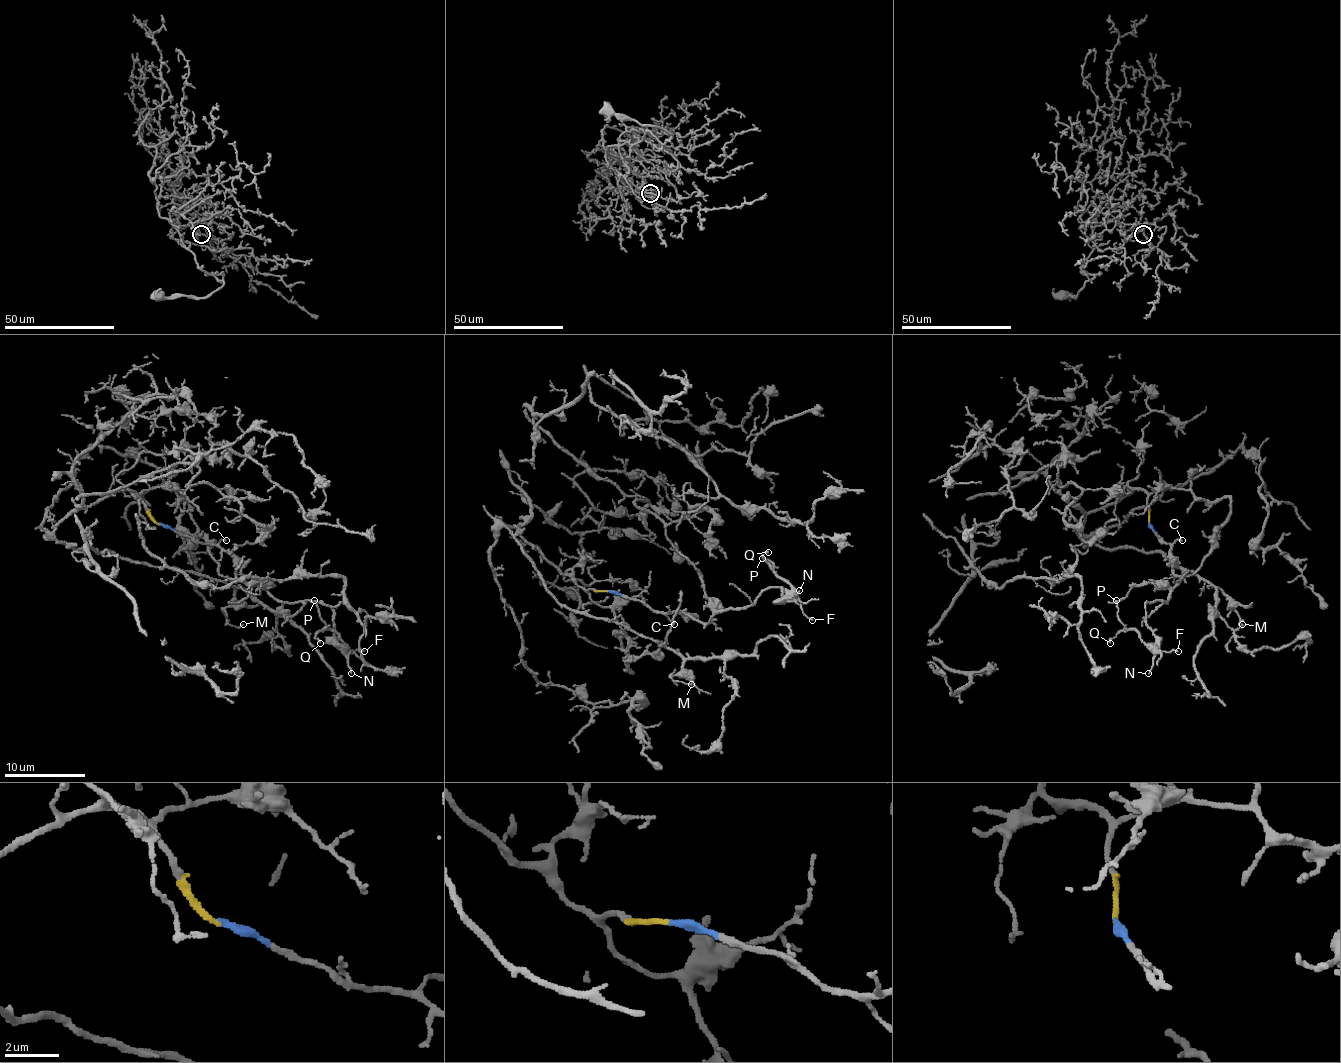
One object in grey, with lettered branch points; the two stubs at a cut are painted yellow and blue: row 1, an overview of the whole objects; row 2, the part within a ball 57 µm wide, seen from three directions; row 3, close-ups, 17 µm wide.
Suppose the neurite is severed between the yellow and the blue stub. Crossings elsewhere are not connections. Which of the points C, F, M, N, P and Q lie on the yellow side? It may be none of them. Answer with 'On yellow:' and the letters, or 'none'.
On yellow: M

